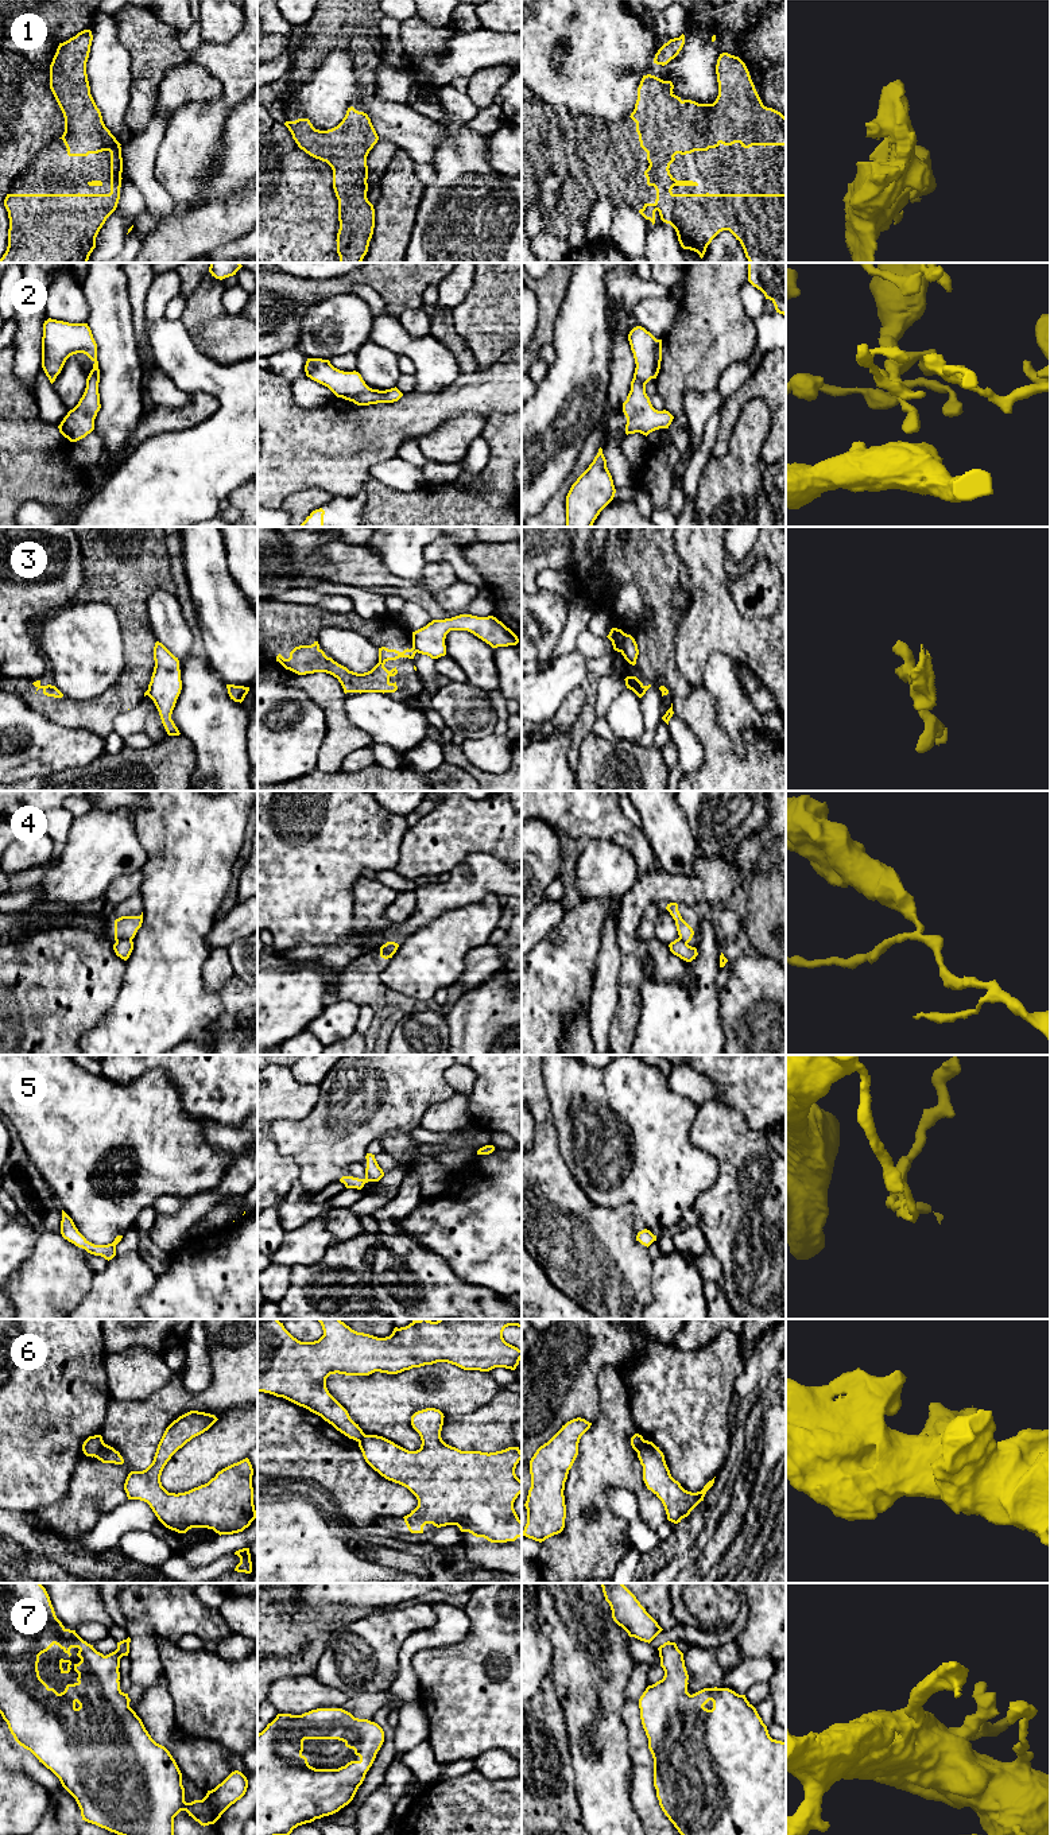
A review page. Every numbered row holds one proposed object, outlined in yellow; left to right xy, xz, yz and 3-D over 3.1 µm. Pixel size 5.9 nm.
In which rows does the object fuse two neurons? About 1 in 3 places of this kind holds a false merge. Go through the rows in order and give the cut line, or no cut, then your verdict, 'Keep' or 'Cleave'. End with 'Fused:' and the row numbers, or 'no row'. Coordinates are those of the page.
1: No split. Keep
2: No split. Keep
3: Split along xz (413, 644), (417, 651). Cleave
4: Split along xy (131, 938), (123, 938), (116, 942). Cleave
5: No split. Keep
6: Split along xy (104, 1443), (95, 1457). Cleave
7: No split. Keep
Fused: 3, 4, 6

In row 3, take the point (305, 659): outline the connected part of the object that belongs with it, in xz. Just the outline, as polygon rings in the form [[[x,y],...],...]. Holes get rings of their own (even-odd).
[[[318,641],[311,645],[299,645],[290,652],[290,657],[284,659],[280,653],[276,656],[286,670],[298,675],[326,672],[333,675],[341,683],[344,693],[395,693],[398,690],[396,682],[391,683],[390,678],[398,674],[396,667],[388,671],[384,664],[388,660],[399,657],[414,659],[416,651],[411,649],[399,652],[385,647],[379,648],[379,663],[368,672],[357,674],[349,671],[346,667],[338,664],[332,657],[328,657],[319,648]]]

